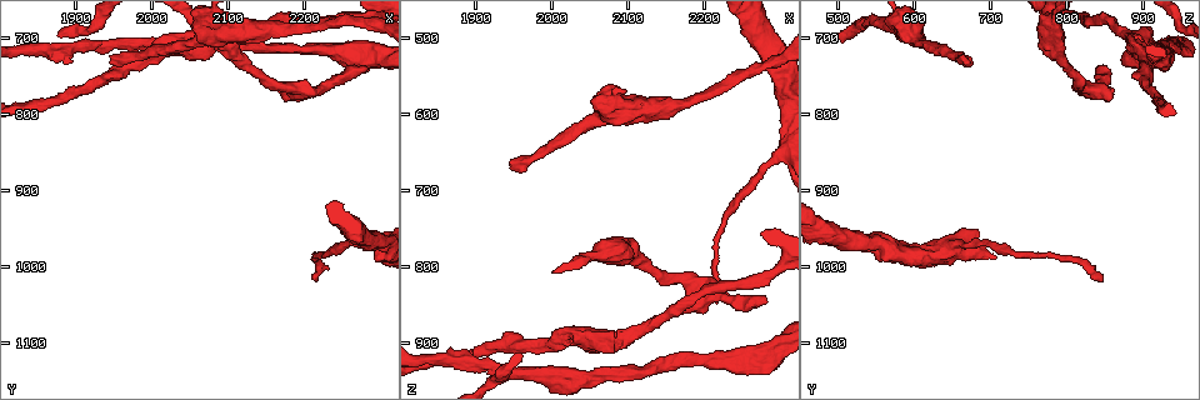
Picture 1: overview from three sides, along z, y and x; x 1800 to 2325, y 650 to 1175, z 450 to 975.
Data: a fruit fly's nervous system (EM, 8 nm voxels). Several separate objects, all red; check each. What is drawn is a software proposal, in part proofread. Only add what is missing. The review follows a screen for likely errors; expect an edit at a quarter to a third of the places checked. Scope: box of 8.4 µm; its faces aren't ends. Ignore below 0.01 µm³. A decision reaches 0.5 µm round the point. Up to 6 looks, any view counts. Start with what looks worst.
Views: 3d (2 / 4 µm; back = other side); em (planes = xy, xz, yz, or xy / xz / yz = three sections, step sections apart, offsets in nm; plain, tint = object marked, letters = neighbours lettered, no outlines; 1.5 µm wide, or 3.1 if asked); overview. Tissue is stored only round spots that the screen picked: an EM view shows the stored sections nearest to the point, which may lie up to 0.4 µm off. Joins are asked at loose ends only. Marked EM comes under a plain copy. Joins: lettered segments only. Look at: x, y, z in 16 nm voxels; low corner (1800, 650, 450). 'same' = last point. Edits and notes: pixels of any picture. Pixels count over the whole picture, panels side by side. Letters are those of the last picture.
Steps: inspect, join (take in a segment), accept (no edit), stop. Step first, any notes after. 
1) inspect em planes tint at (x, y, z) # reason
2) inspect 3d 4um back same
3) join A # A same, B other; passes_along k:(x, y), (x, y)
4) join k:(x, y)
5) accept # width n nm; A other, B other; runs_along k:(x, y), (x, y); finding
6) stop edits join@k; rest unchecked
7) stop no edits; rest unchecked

inspect 3d 4um at (1945, 725, 665) # long arm stops here

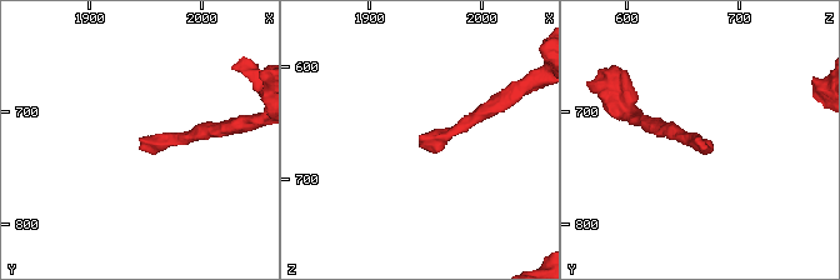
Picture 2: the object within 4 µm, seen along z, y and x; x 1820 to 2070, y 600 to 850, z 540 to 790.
inspect em yz step 4 letters at (1944, 722, 660)

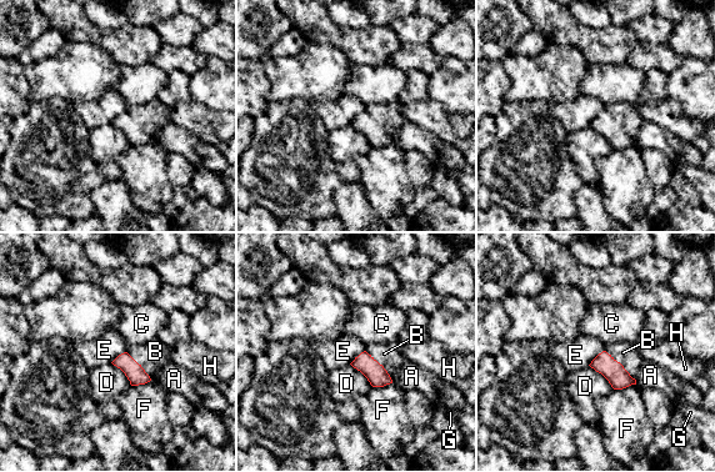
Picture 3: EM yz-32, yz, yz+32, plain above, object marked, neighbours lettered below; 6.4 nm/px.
join B # A other, B same, C other, D other, E other, F other, G other, H other; passes_along 3:(376, 375), (383, 366), (390, 355); it goes on there

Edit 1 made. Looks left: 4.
inspect overview

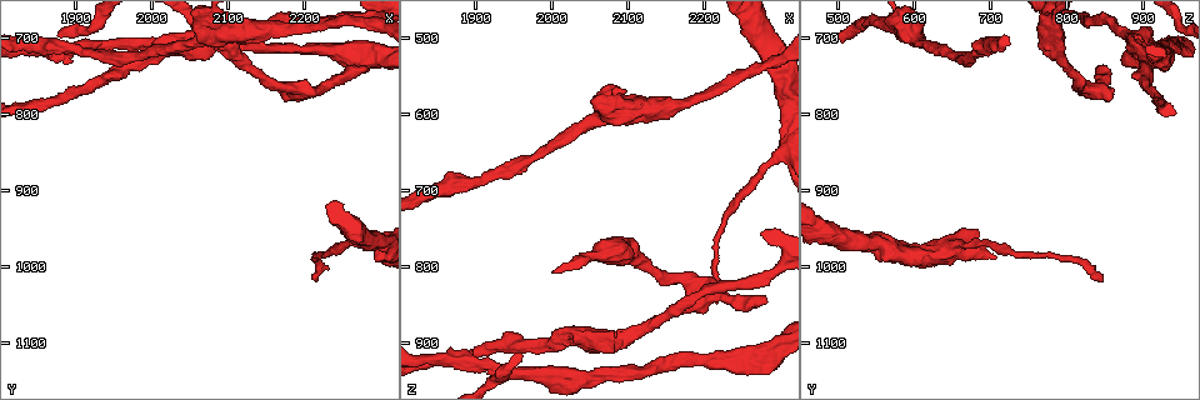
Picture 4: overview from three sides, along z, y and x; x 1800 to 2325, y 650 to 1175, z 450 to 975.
inspect 3d 2um at (2215, 1015, 850) # long arm stops here

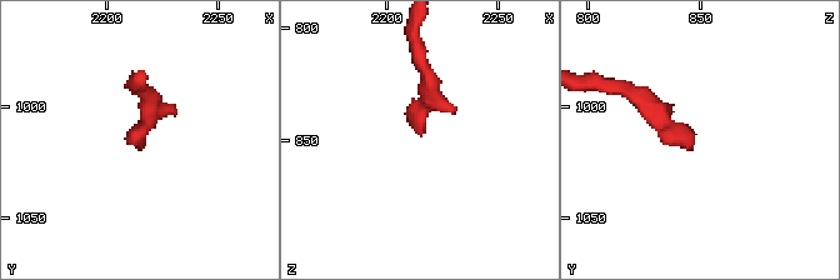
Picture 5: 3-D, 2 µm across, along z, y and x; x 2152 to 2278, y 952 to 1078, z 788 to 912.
inspect em xz step 8 tint at (2216, 1017, 846) # shape alone is not enough

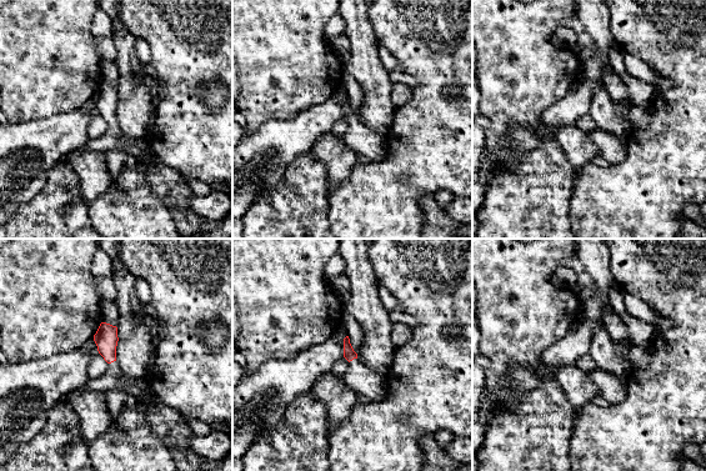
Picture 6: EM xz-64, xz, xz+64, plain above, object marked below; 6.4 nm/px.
inspect em xz step 8 letters same # what lies round it

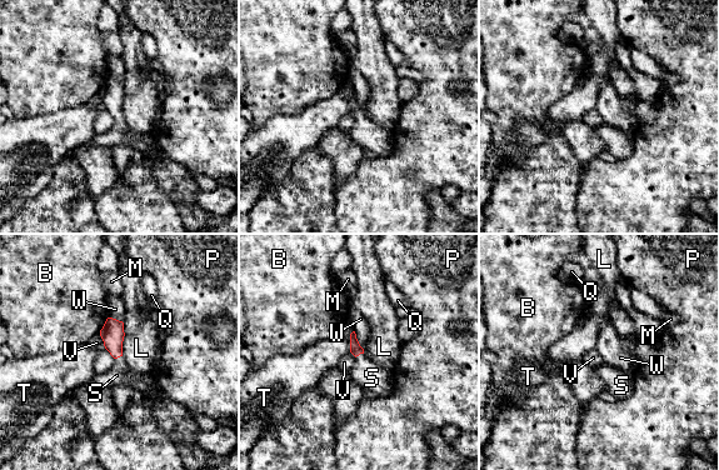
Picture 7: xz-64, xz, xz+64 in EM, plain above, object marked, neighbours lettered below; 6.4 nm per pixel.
join S # width 80 nm; B other, L other, M other, P other, Q other, S same, T other, V other, W other; passes_along 7:(355, 349), (359, 354), (372, 378); the neuron continues

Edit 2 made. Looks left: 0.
stop edits join@3, join@7; rest unchecked

